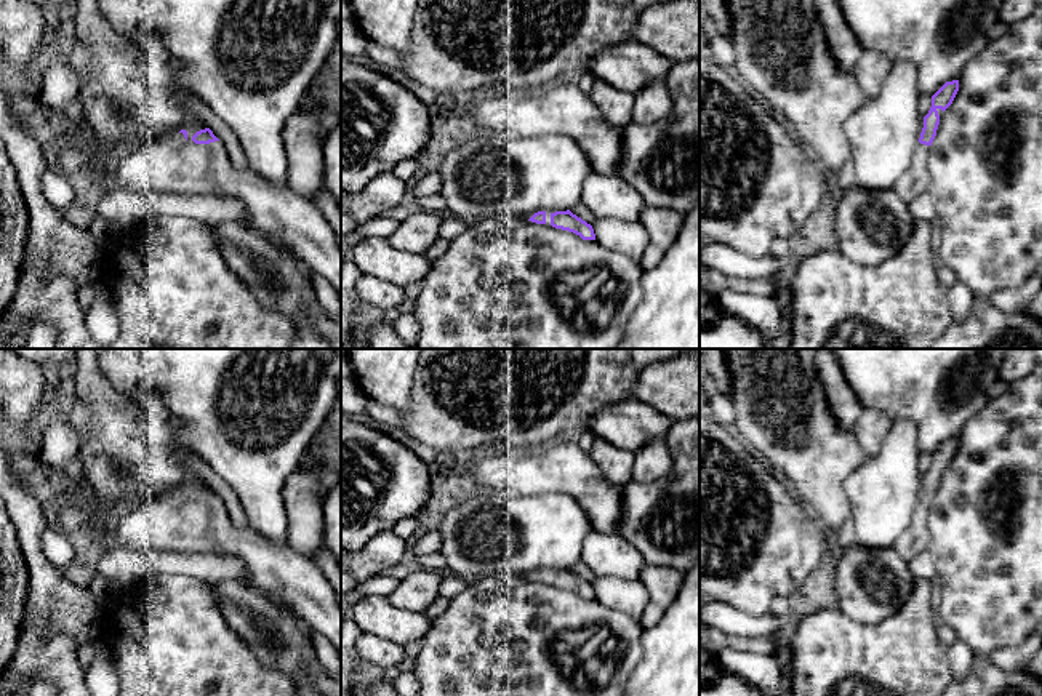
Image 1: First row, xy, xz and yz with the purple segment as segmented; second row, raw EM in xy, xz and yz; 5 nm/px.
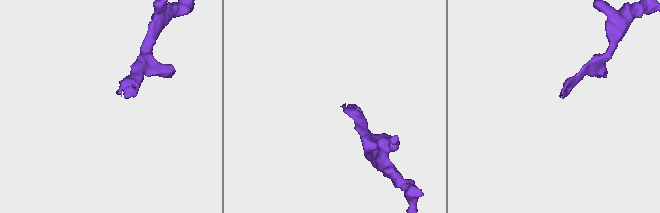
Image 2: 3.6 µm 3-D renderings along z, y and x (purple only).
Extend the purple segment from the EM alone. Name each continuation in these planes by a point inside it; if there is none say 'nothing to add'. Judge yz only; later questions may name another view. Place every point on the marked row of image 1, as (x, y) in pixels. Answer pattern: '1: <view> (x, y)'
1: yz (914, 181)

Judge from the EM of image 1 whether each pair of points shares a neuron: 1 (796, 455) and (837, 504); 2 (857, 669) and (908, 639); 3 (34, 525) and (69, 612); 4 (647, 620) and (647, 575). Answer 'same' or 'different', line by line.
1: same
2: same
3: same
4: same

